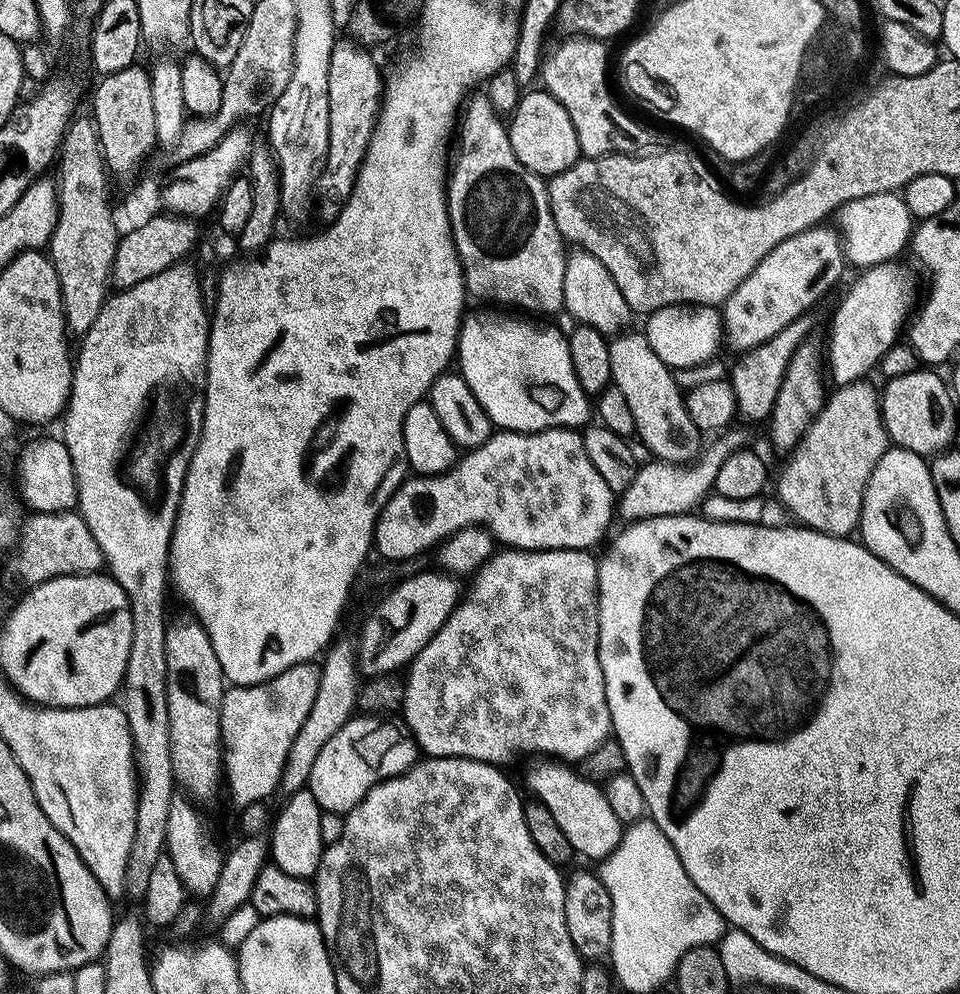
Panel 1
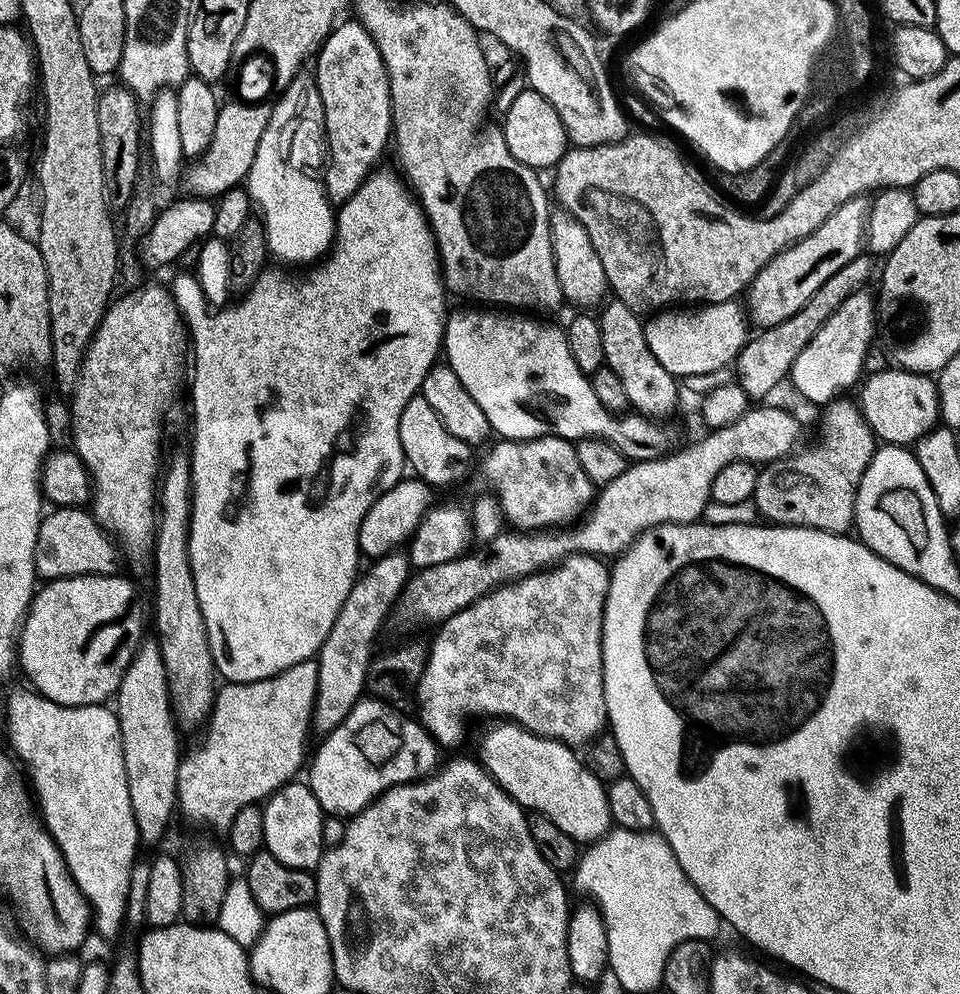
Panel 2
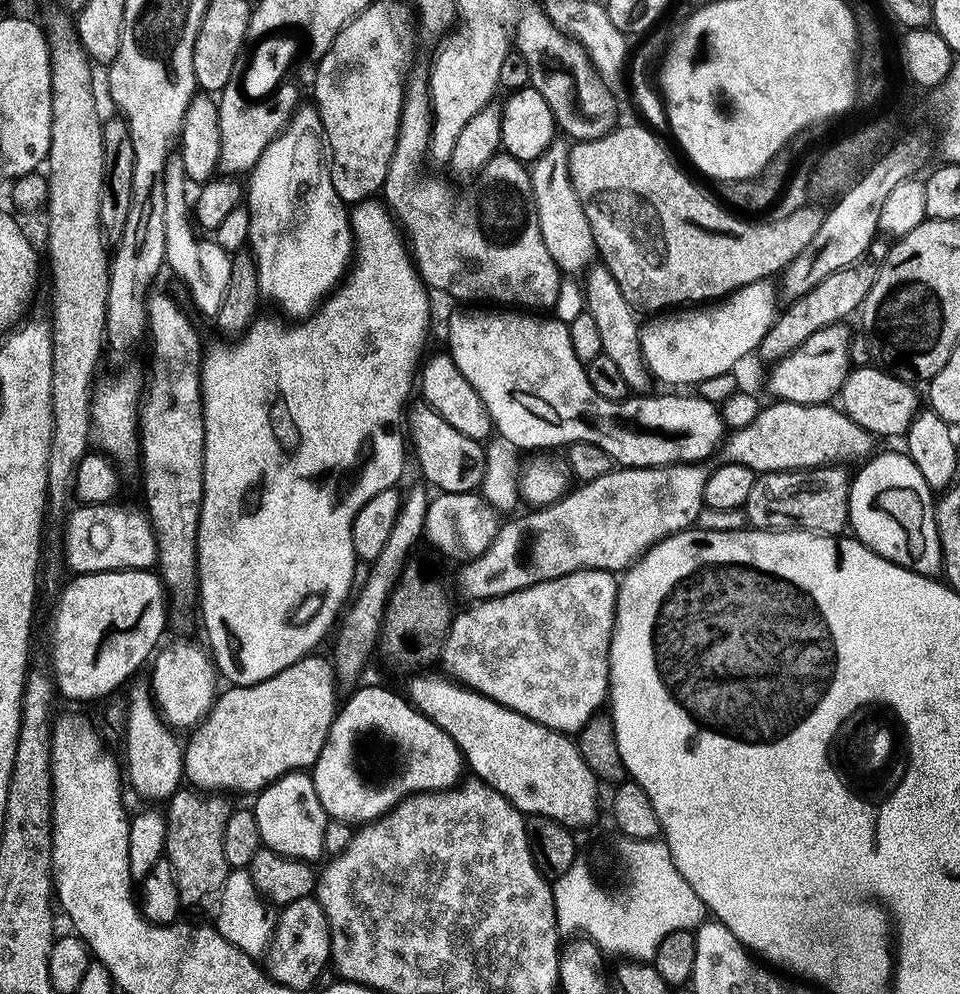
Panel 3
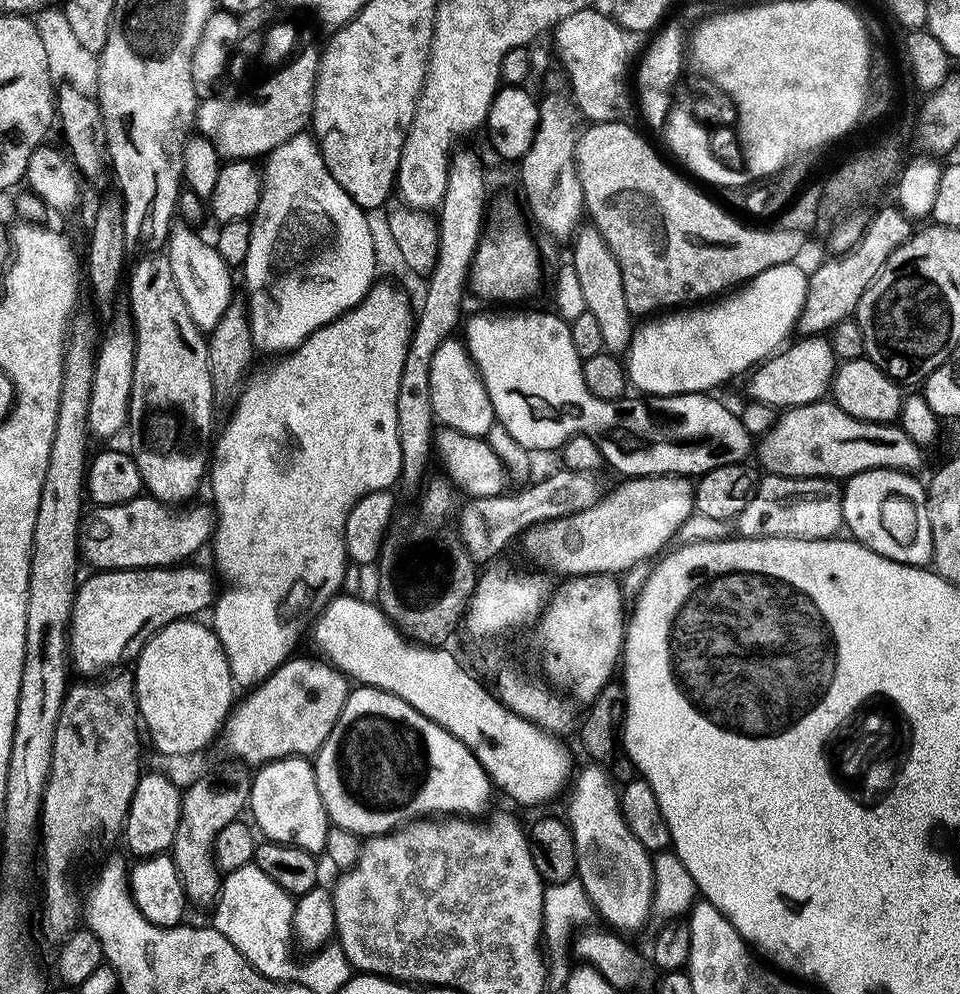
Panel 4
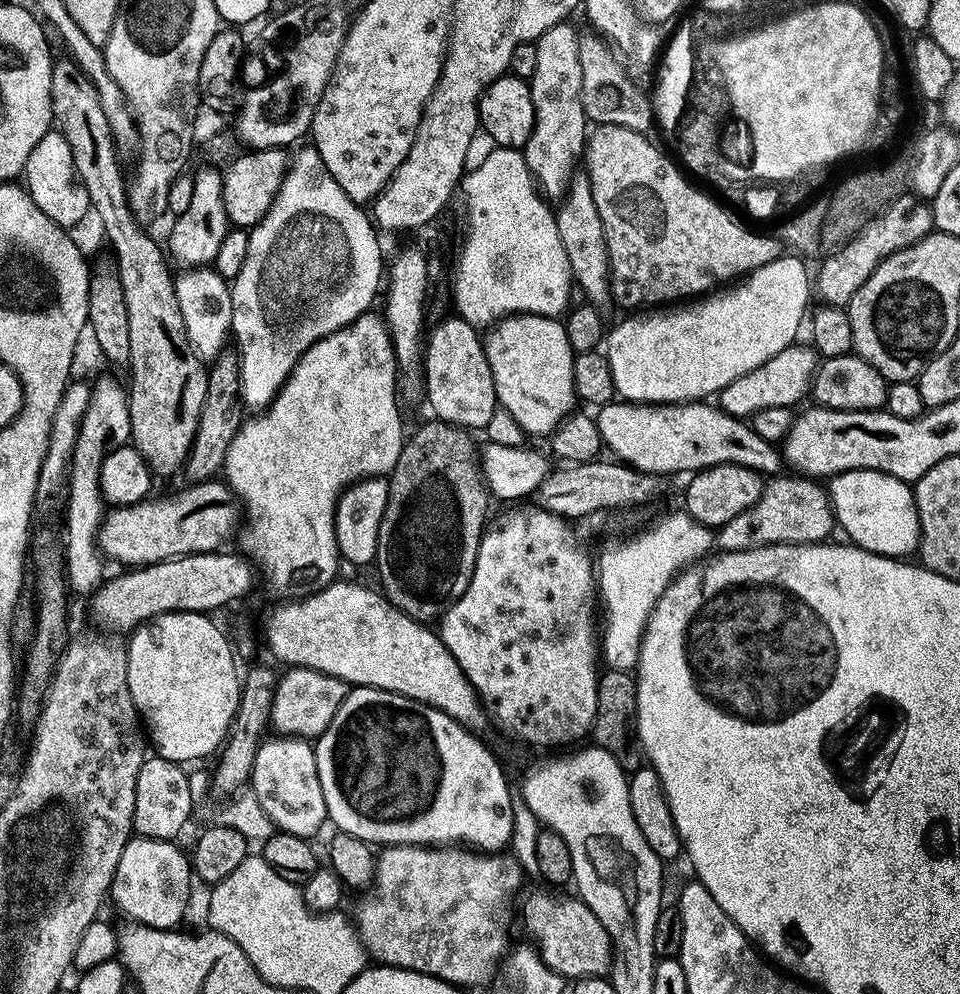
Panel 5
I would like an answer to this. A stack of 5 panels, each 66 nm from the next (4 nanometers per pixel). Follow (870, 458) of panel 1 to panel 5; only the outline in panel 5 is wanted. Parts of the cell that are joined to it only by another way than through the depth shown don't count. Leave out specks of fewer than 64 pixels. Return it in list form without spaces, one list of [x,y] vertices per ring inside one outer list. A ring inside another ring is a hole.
[[[772,478],[765,483],[758,502],[750,510],[738,514],[738,518],[730,518],[730,522],[726,522],[719,528],[714,536],[717,549],[733,552],[750,550],[767,544],[819,544],[829,539],[834,523],[834,513],[825,485],[810,478],[800,478],[800,481],[776,479],[780,478]]]

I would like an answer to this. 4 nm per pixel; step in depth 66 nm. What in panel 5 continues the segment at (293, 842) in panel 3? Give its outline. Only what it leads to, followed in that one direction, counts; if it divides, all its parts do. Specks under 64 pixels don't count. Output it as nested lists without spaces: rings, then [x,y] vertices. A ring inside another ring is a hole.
[[[277,735],[275,739],[265,739],[256,752],[251,790],[279,831],[312,838],[328,820],[322,782],[318,782],[316,749],[304,738]]]

